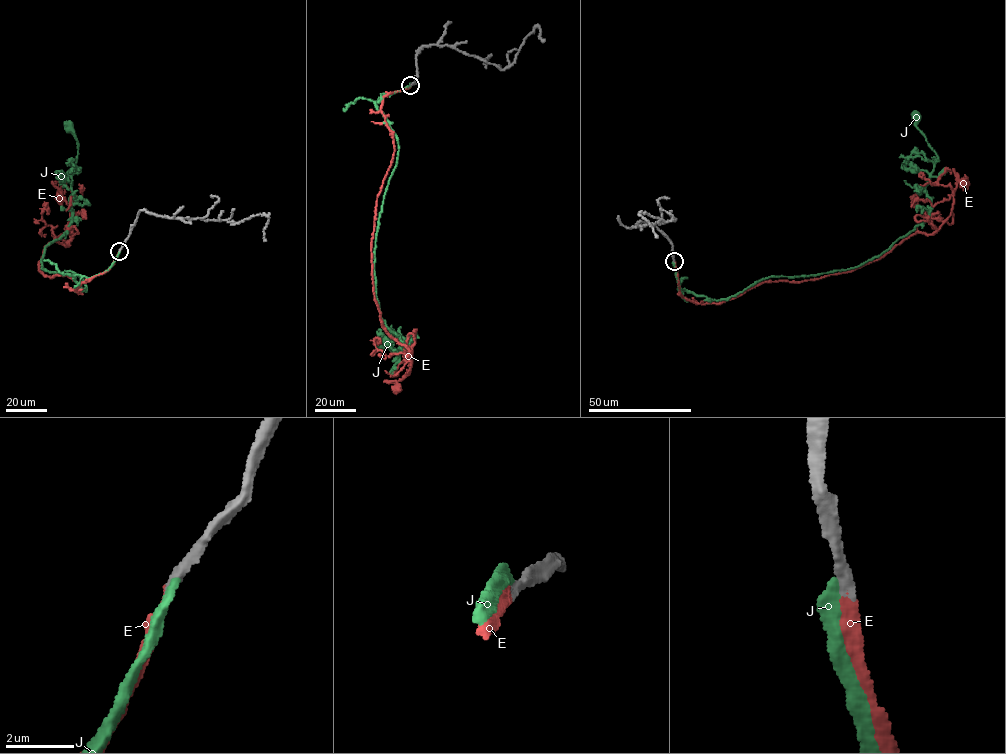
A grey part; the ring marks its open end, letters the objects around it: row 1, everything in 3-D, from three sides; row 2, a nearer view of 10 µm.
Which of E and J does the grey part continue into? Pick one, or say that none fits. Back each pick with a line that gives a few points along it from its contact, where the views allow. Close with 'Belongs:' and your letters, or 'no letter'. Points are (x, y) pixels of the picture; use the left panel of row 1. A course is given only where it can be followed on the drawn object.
E: it runs (119, 250), (80, 293), (66, 275), (40, 272), (43, 250), (70, 237), (70, 205), (53, 185), (58, 198)
Belongs: E

